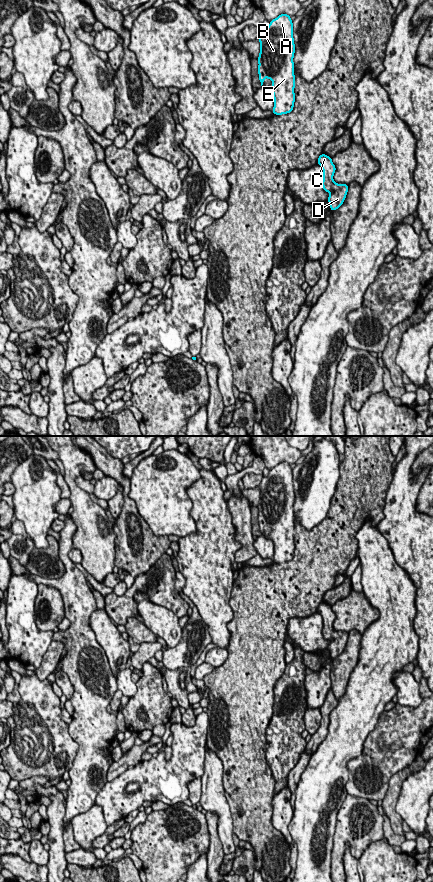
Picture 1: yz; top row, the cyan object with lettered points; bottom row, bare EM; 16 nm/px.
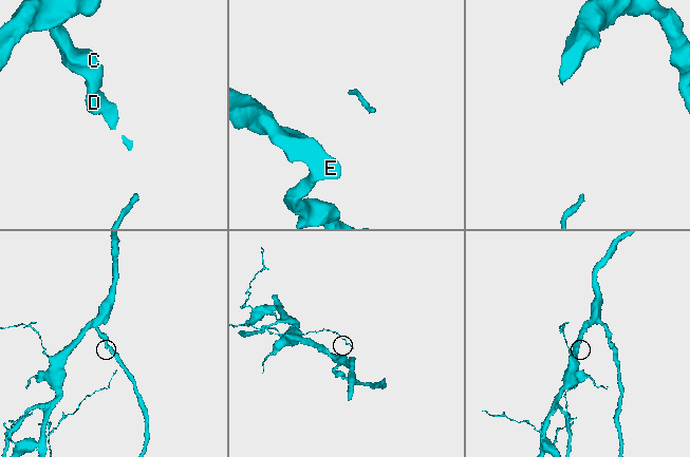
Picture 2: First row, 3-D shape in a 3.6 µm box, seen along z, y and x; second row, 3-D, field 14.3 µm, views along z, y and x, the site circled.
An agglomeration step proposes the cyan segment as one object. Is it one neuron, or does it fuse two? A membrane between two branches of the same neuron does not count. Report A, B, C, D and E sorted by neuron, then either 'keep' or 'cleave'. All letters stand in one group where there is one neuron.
A B C D E; keep

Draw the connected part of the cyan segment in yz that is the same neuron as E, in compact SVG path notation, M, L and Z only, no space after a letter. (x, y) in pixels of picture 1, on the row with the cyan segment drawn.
M281 14L270 21L267 28L263 28L260 36L260 53L258 57L258 74L261 86L264 79L273 81L271 91L274 98L274 107L272 112L276 115L282 115L292 112L295 102L295 75L294 75L294 53L295 44L293 38L293 21L287 14Z

